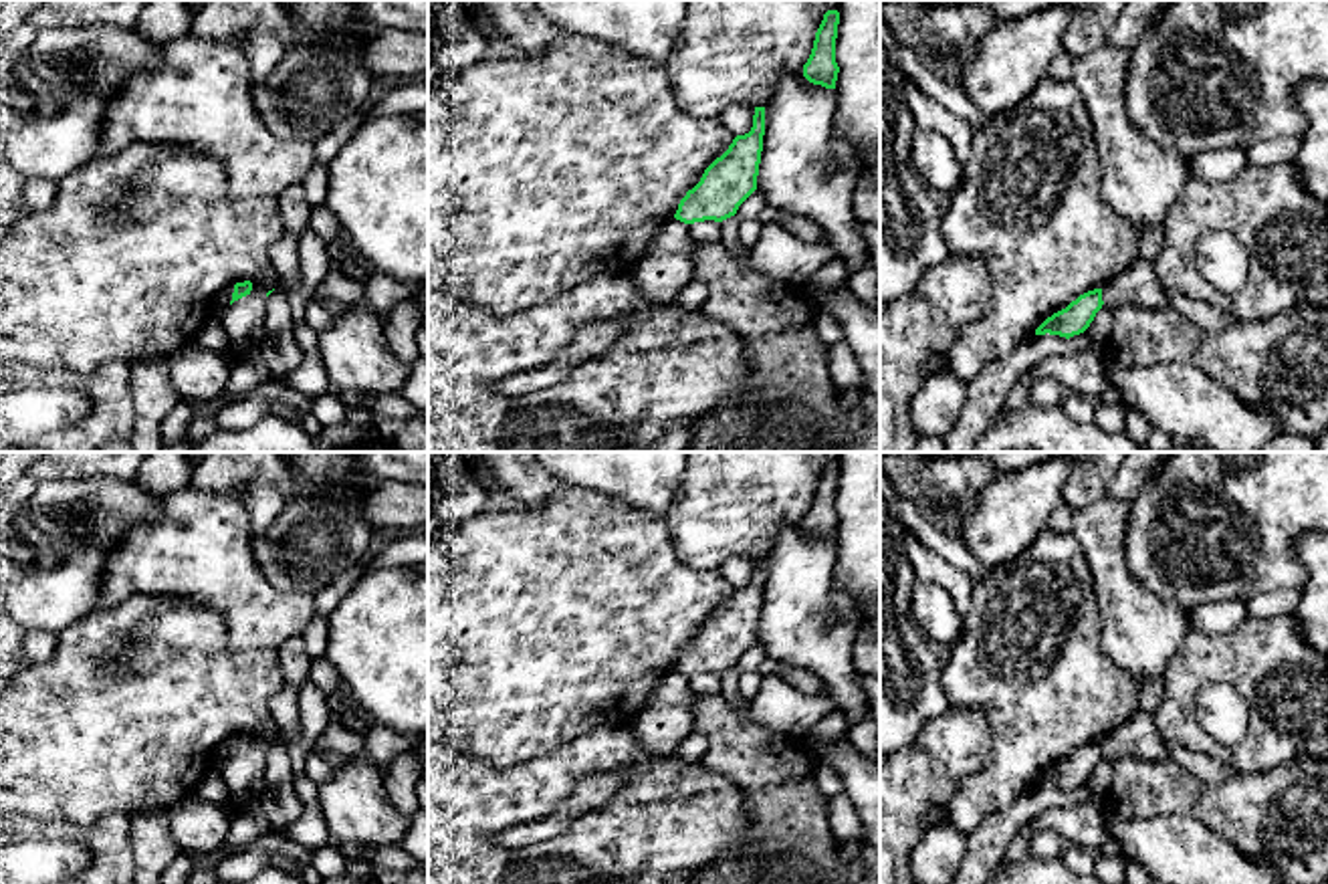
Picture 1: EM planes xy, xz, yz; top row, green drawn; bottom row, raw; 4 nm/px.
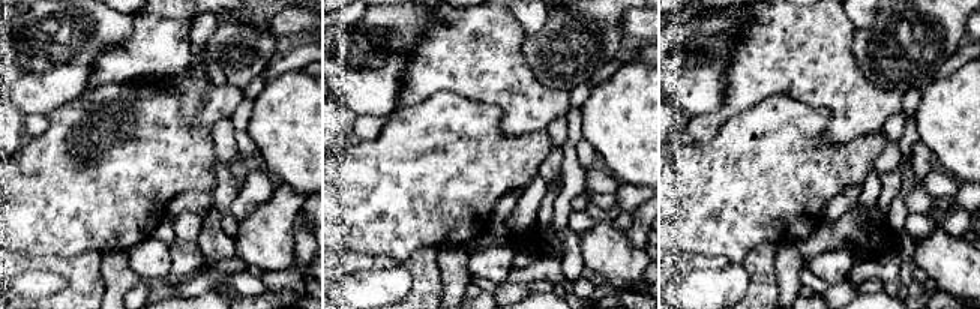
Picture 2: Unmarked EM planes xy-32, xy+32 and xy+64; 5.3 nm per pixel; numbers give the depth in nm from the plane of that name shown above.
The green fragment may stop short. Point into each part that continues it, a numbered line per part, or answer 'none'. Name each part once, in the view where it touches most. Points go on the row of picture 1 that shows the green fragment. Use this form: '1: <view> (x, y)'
none

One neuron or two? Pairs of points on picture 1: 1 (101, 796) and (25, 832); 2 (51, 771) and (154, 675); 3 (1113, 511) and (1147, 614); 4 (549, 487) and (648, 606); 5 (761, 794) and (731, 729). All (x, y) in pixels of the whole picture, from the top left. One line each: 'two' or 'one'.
1: two
2: one
3: one
4: two
5: one

